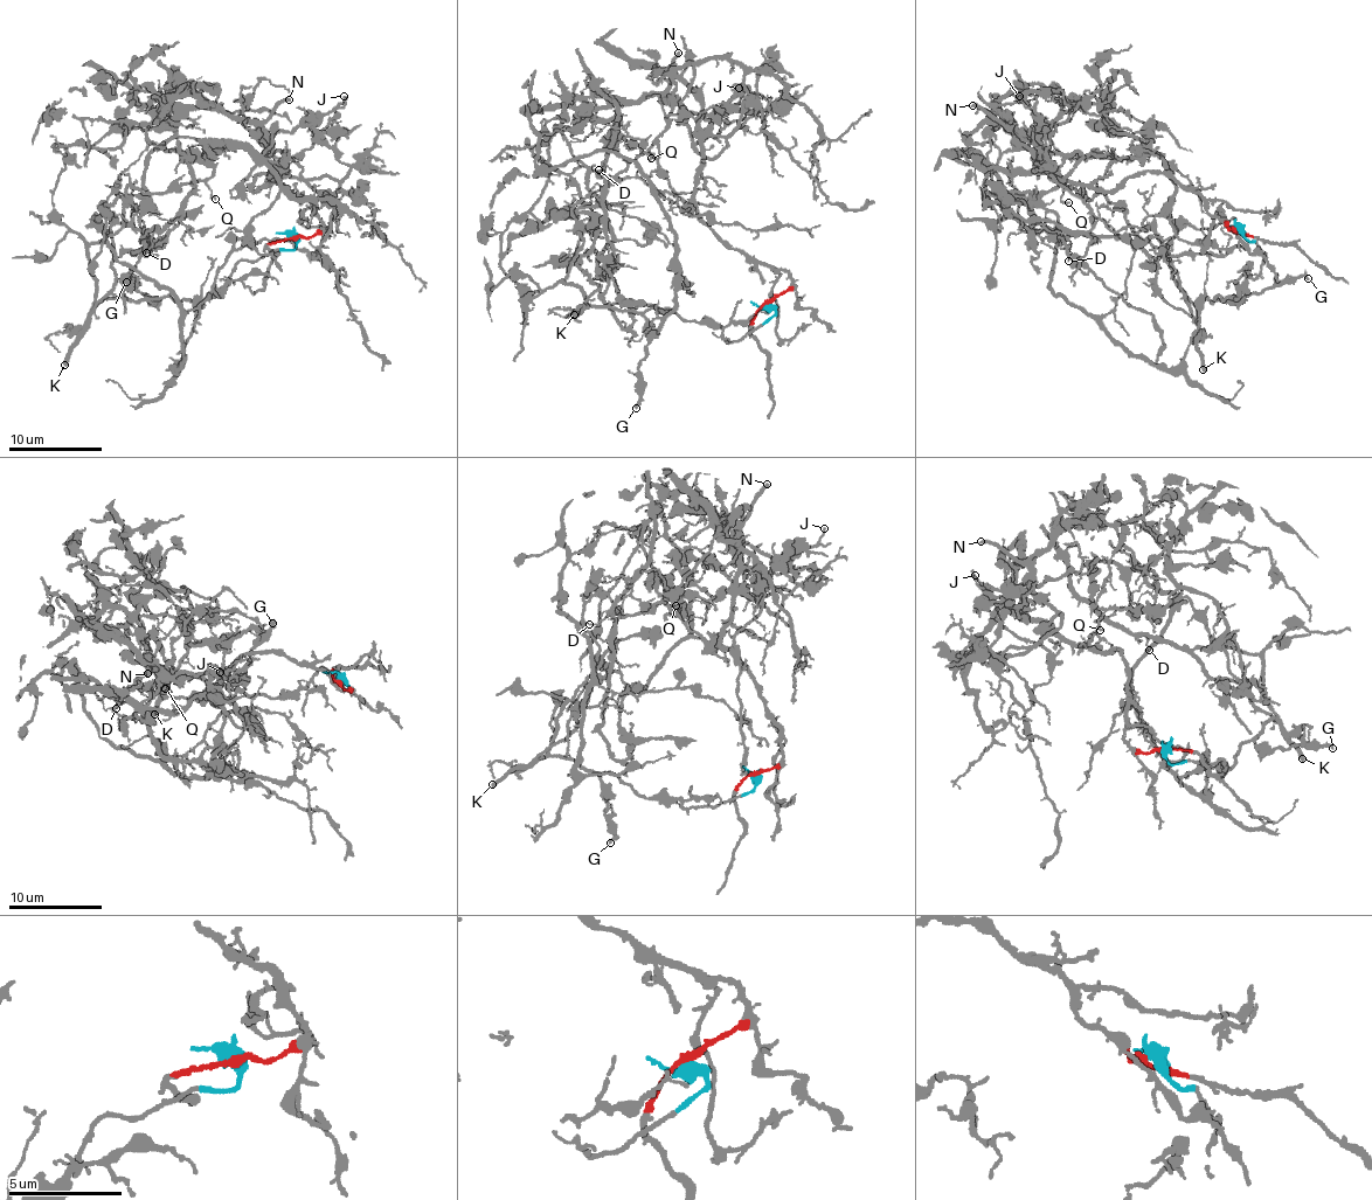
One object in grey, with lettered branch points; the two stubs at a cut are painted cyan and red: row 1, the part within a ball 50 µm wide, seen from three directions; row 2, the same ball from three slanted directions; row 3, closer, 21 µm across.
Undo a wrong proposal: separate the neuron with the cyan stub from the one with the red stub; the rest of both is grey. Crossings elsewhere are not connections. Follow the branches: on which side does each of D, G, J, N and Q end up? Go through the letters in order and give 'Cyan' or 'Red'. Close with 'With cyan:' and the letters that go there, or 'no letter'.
D: Red
G: Cyan
J: Red
N: Red
Q: Cyan
With cyan: G, Q

